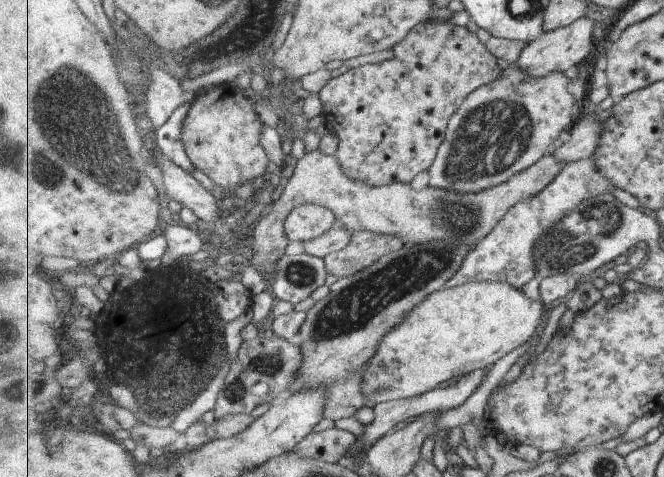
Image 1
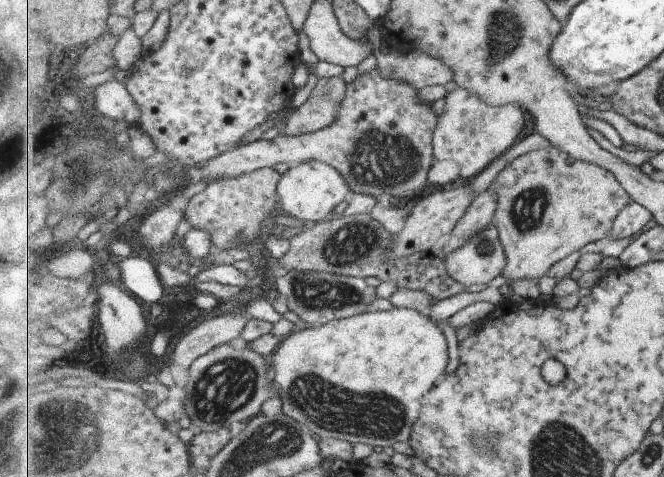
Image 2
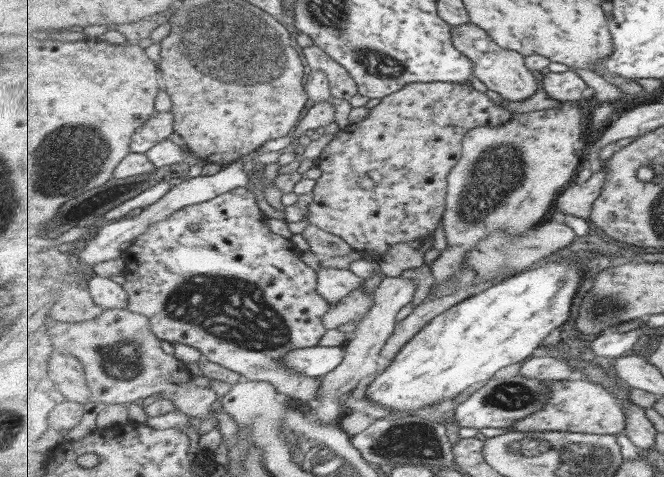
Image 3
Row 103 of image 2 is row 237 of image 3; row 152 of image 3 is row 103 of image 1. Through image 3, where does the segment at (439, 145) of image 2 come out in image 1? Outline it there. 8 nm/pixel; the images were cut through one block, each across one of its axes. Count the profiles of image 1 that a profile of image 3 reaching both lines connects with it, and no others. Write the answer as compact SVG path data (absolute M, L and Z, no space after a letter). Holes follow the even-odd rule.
M515 63L509 64L507 68L503 70L500 79L489 84L484 84L475 92L472 92L472 94L465 99L465 102L461 104L461 108L457 110L456 114L452 116L448 126L446 139L440 146L436 162L428 170L429 185L442 189L451 189L452 191L456 190L457 192L476 193L484 191L485 189L490 189L491 187L500 186L501 183L511 179L513 175L520 174L521 171L528 170L528 168L532 167L533 164L539 162L541 158L549 154L549 146L553 146L553 142L555 142L555 140L559 140L559 134L563 133L565 128L569 128L569 126L575 122L575 96L573 92L571 92L571 85L569 85L569 81L570 78L567 78L563 72L552 72L551 75L539 78L525 72Z

